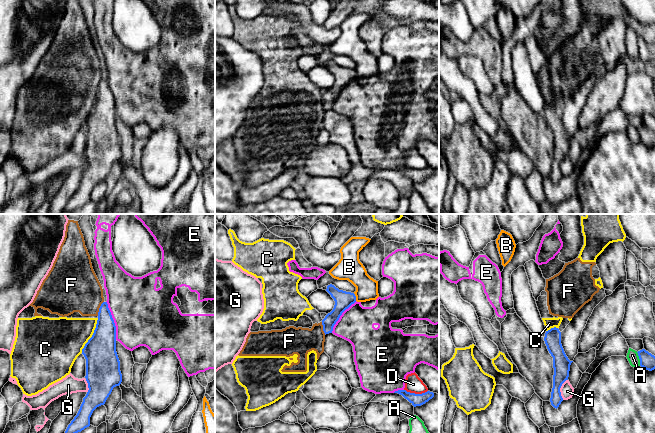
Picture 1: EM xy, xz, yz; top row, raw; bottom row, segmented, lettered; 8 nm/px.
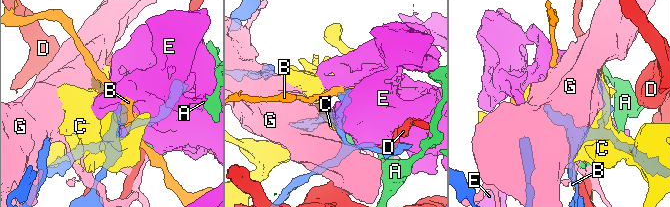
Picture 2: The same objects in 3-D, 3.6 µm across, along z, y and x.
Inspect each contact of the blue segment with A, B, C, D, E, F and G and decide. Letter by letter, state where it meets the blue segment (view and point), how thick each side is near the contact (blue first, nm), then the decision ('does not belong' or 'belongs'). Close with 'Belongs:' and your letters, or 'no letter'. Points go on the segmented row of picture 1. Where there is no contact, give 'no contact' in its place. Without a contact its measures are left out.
A: yz (639, 358) | 120/90 nm | does not belong
B: xz (355, 297) | 140/200 nm | does not belong
C: xy (92, 335) | 280/360 nm | does not belong
D: xz (416, 394) | 100/140 nm | does not belong
E: xy (113, 320) | 240/480 nm | does not belong
F: xy (99, 308) | 190/380 nm | does not belong
G: yz (559, 389) | 140/110 nm | does not belong
Belongs: no letter

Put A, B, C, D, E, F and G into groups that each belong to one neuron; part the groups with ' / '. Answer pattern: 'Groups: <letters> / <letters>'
Groups: A / B / C F / D / E / G

